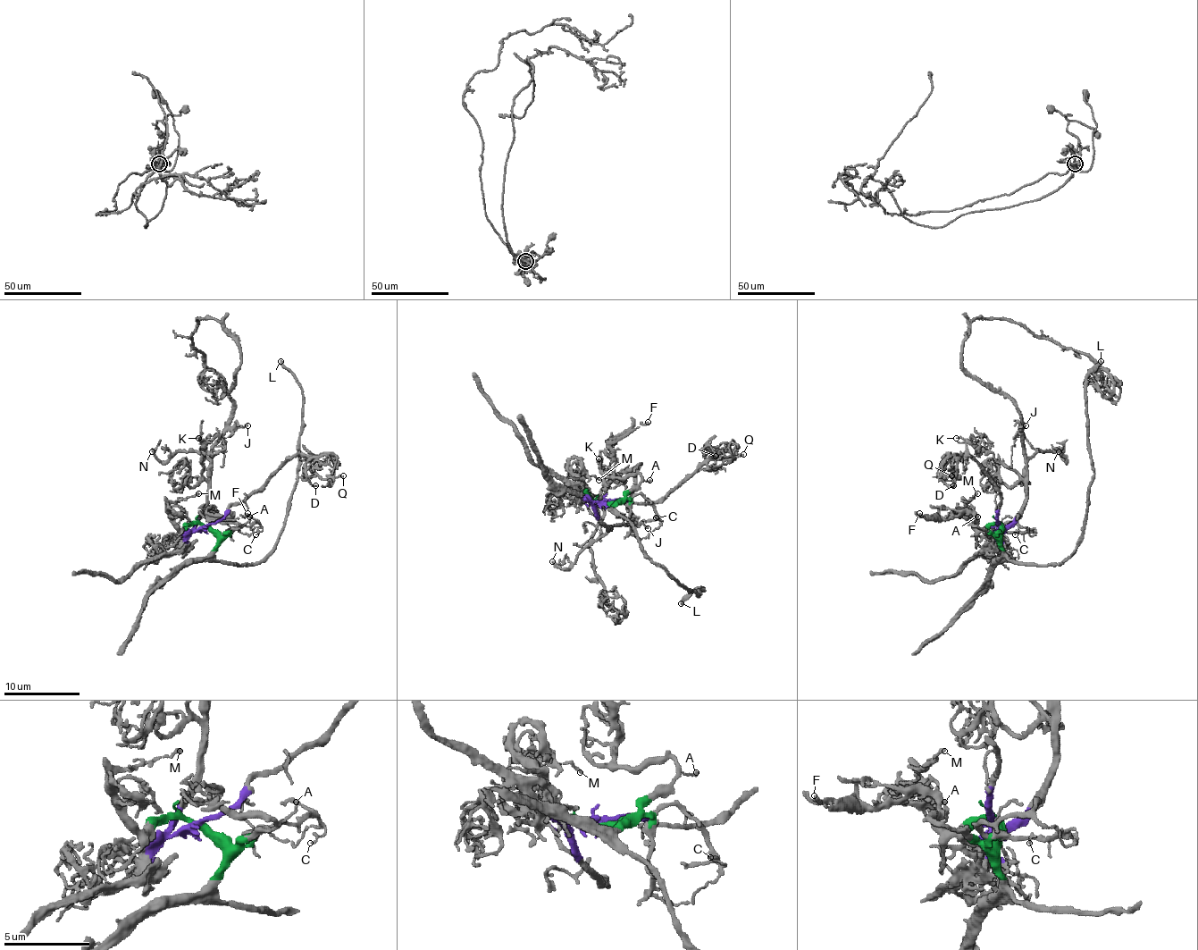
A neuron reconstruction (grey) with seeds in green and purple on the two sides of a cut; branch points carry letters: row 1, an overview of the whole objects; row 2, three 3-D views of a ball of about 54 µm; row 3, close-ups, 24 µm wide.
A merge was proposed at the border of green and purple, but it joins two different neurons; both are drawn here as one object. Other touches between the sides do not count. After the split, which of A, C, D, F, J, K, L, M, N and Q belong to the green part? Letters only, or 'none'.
A, C, F, L, M

